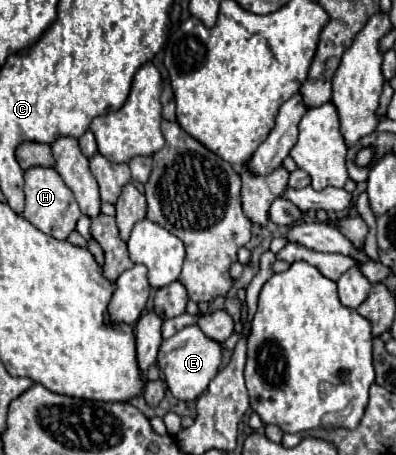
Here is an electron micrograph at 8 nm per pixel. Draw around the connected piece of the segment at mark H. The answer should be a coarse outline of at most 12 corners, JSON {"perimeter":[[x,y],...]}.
{"perimeter":[[51,166],[23,172],[25,212],[41,232],[65,240],[81,216]]}

